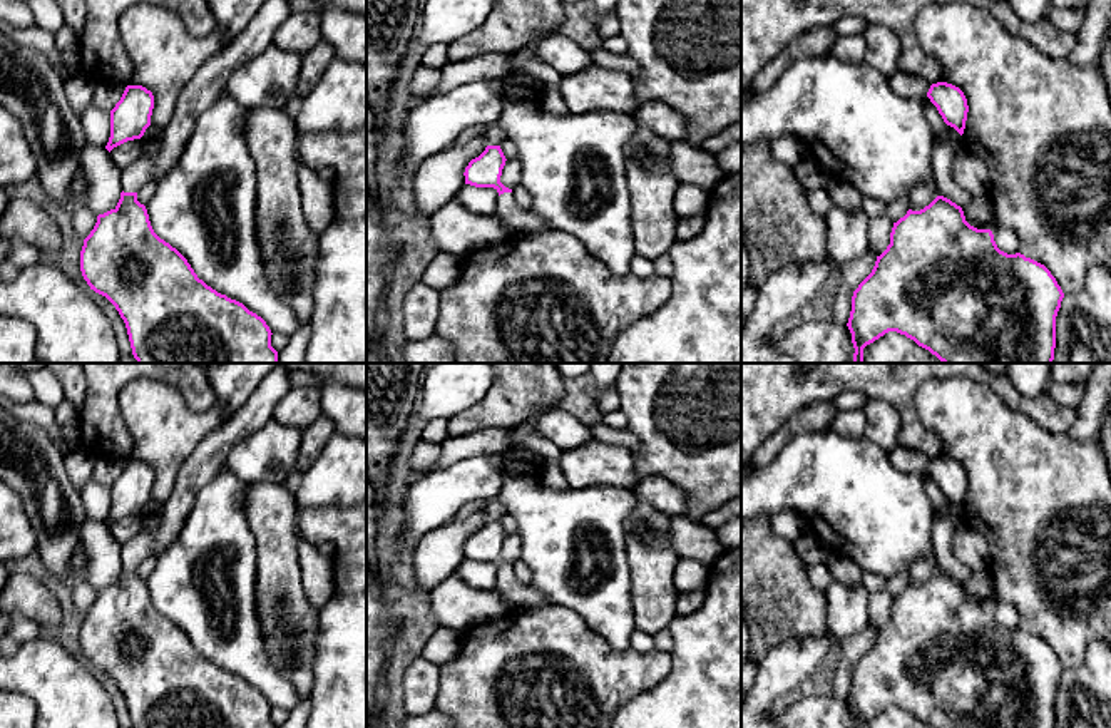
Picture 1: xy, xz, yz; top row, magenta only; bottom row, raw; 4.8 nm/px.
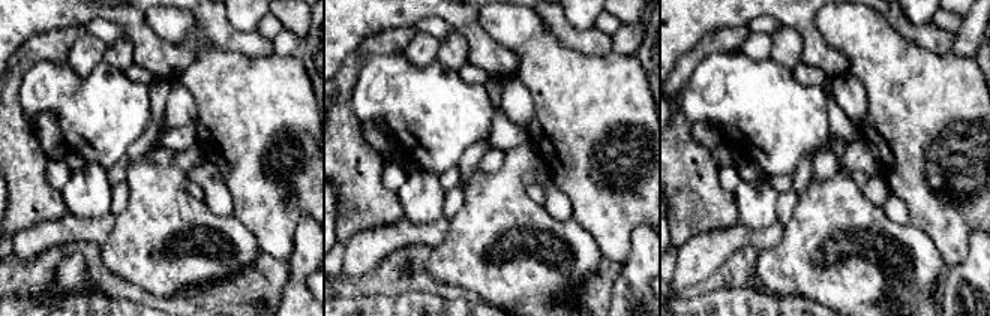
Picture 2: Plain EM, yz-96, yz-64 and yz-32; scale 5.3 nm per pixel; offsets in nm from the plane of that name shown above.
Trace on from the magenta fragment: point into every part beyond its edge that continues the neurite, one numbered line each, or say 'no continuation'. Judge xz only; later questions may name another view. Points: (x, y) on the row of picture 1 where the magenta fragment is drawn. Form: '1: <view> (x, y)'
1: xz (526, 221)

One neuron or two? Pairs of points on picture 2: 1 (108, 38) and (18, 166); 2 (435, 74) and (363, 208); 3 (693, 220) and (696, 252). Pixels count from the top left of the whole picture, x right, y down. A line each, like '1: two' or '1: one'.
1: two
2: two
3: two

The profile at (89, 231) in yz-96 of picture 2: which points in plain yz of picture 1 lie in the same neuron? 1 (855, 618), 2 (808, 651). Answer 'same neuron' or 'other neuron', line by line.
1: other neuron
2: same neuron

